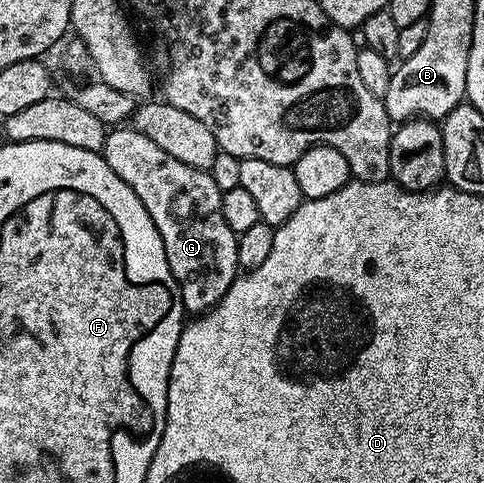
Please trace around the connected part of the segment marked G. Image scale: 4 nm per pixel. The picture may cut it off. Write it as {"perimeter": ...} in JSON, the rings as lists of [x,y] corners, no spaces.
{"perimeter":[[[130,127],[112,128],[101,156],[119,178],[129,183],[145,211],[149,211],[161,235],[165,259],[169,259],[169,271],[173,271],[184,310],[202,315],[212,309],[240,272],[237,234],[221,215],[223,194],[214,176],[208,170],[187,166],[173,155],[165,155],[157,143],[149,143],[145,135]]]}

